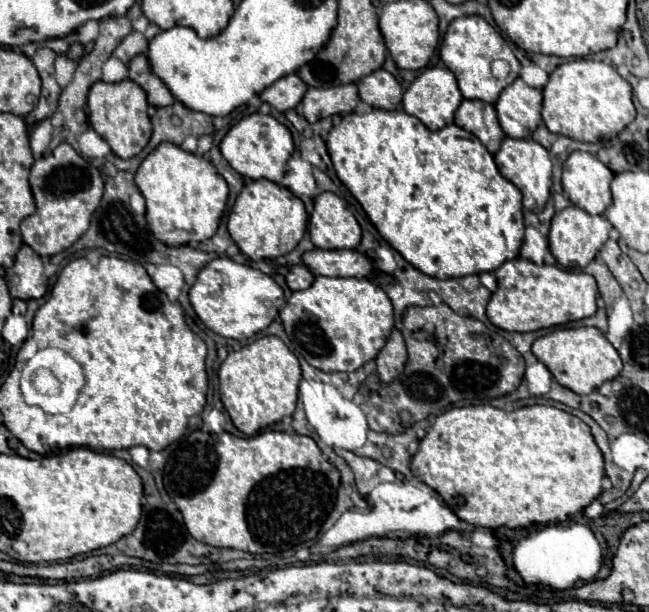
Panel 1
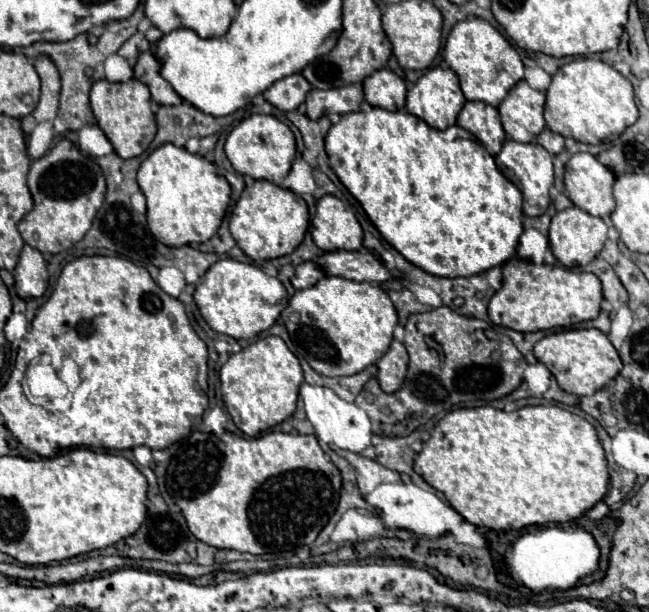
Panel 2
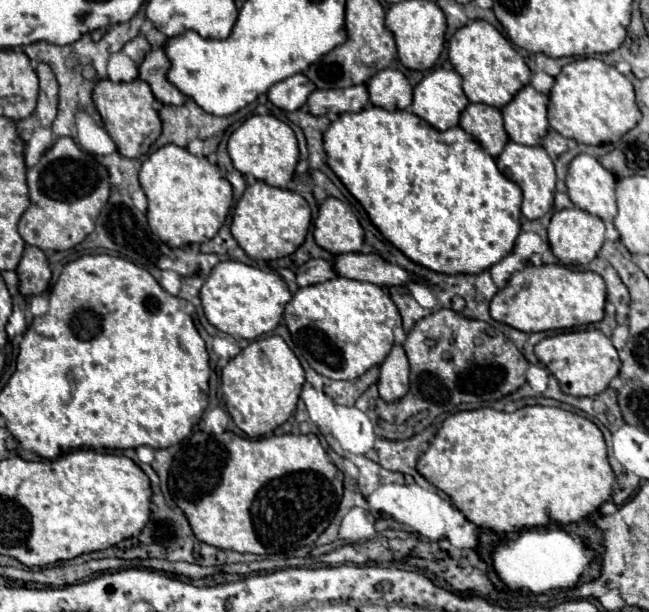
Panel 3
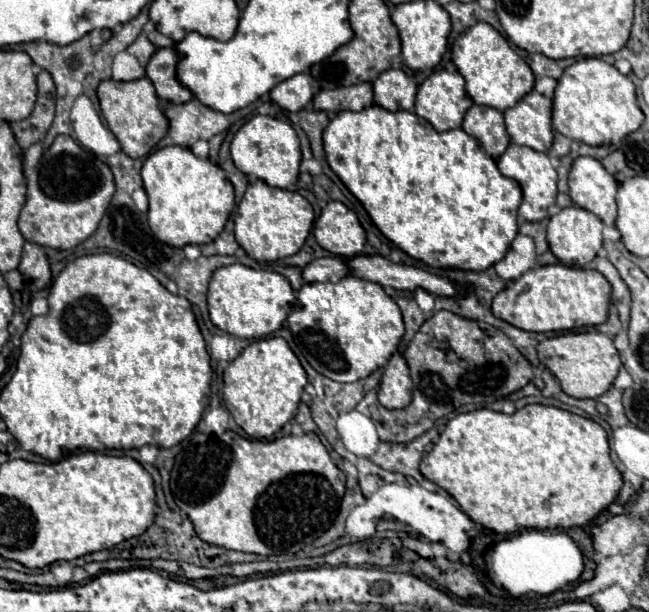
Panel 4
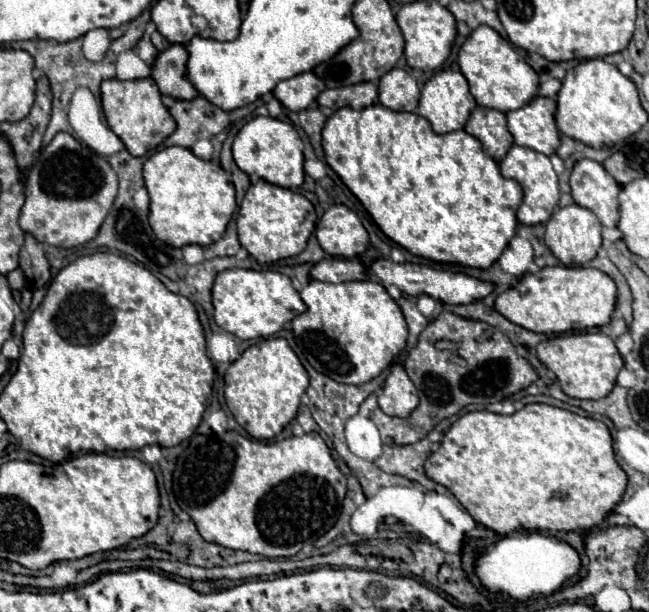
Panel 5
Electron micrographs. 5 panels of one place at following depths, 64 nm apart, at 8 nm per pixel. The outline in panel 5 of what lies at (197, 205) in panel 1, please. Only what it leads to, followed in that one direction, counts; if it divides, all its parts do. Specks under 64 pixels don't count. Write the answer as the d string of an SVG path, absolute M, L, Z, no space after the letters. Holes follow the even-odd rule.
M164 148L144 162L144 186L150 194L150 228L158 240L182 248L186 244L208 246L222 238L236 210L234 184L210 160L200 160L188 148Z

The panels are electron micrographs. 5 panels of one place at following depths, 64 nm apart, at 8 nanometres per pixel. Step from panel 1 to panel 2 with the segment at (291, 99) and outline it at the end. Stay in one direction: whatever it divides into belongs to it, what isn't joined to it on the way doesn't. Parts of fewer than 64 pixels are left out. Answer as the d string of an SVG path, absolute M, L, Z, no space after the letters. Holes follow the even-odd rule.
M292 74L292 76L286 76L286 78L274 82L264 92L264 98L278 110L290 112L290 110L296 110L304 102L306 92L310 88L312 86L308 84L308 80L304 80L302 74Z

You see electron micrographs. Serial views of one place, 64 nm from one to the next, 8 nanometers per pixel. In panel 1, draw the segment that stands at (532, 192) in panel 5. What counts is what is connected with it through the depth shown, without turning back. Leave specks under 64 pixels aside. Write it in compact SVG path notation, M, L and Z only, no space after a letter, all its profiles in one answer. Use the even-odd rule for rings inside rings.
M504 138L500 150L494 154L496 166L500 174L510 180L516 188L520 188L522 198L524 198L524 208L532 212L540 212L550 196L550 186L552 186L552 160L548 156L548 150L534 142L532 138L516 140L516 138Z

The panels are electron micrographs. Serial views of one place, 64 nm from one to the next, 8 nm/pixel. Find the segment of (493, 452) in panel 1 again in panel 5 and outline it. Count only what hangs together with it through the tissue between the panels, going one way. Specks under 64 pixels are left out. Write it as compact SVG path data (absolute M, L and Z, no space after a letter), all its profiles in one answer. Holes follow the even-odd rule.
M528 404L512 416L486 410L460 416L446 430L440 448L428 456L424 470L446 486L476 522L504 536L516 530L590 530L620 502L628 482L614 458L612 436L600 420L548 404Z

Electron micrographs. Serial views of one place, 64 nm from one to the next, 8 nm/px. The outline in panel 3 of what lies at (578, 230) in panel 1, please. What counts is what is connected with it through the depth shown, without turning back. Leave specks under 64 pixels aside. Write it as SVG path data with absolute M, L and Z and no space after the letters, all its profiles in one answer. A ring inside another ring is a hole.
M566 208L566 210L558 210L548 226L548 244L554 252L554 256L566 264L566 266L586 266L590 264L602 244L604 244L604 222L598 216L592 216L580 208Z

